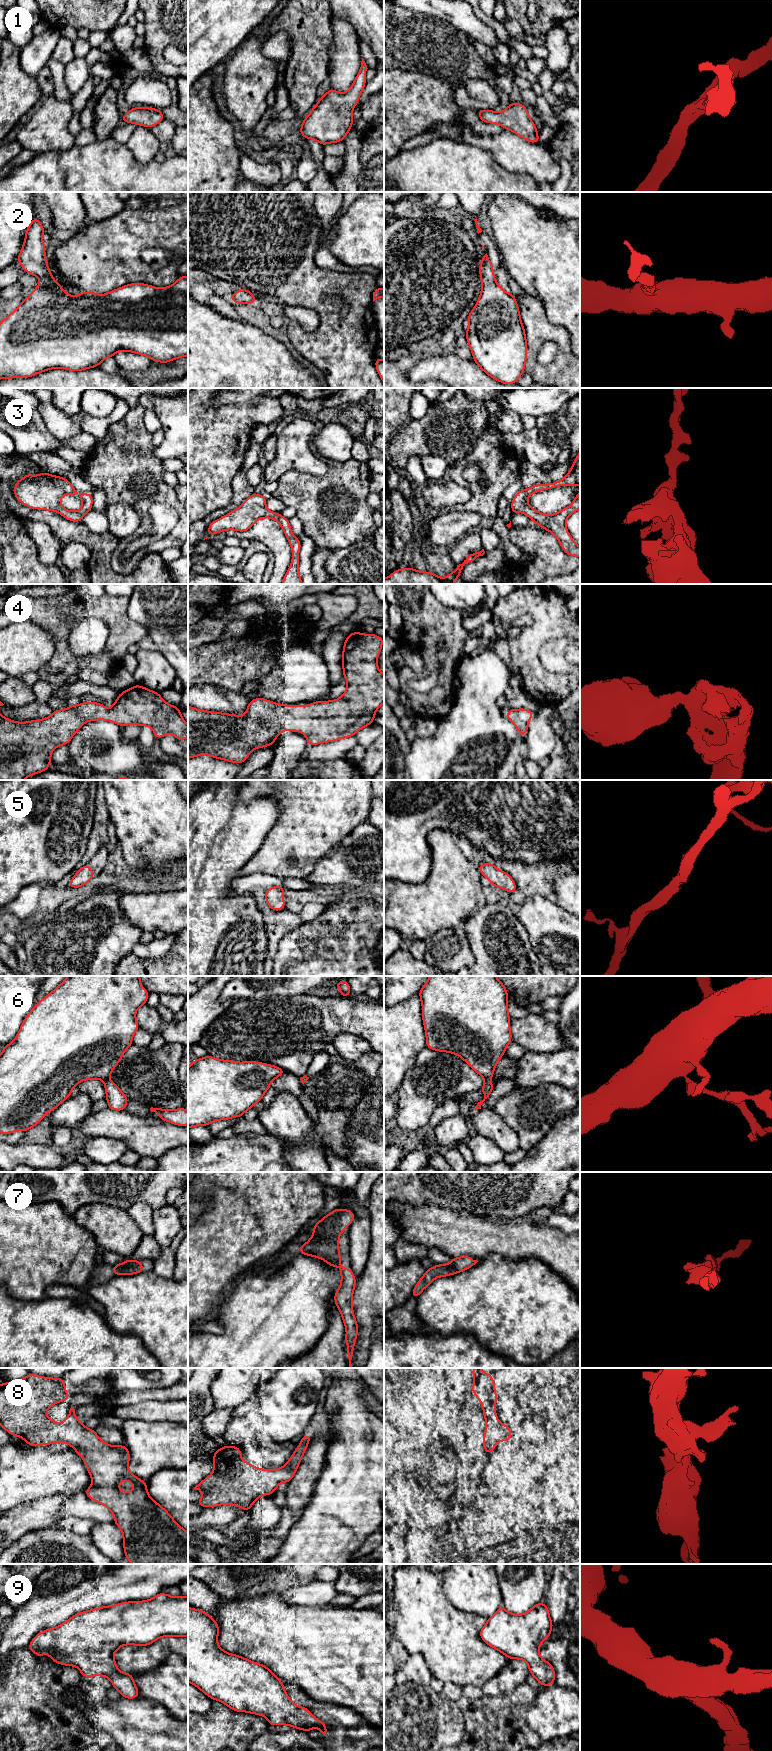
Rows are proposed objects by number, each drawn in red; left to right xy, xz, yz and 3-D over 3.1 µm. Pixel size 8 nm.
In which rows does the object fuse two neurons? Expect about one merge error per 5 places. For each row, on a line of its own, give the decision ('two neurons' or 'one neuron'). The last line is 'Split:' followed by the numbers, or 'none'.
1: one neuron
2: one neuron
3: one neuron
4: one neuron
5: one neuron
6: one neuron
7: one neuron
8: one neuron
9: one neuron
Split: none

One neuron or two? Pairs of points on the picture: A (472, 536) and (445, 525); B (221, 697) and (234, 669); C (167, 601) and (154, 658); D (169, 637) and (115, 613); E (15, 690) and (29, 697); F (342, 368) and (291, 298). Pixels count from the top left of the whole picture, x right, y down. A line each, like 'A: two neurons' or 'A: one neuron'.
A: two neurons
B: two neurons
C: two neurons
D: two neurons
E: one neuron
F: one neuron

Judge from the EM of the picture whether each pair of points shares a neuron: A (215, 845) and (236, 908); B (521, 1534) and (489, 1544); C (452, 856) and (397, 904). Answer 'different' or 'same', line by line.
A: same
B: same
C: same

